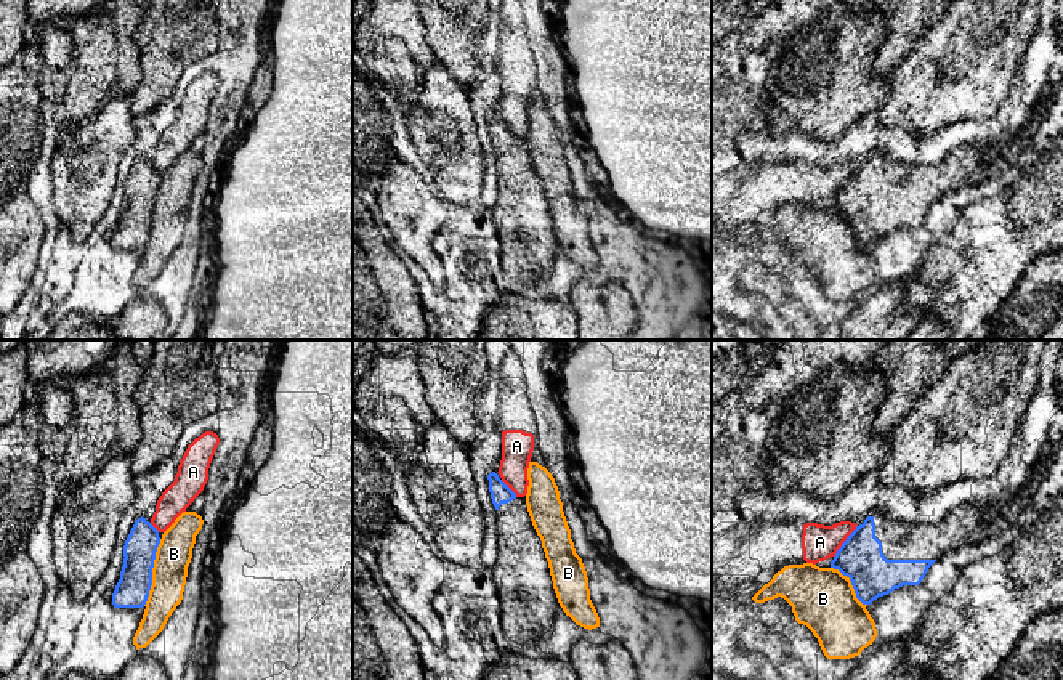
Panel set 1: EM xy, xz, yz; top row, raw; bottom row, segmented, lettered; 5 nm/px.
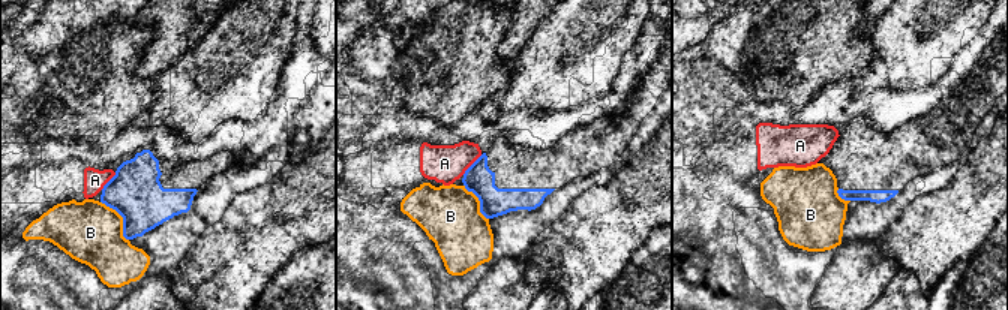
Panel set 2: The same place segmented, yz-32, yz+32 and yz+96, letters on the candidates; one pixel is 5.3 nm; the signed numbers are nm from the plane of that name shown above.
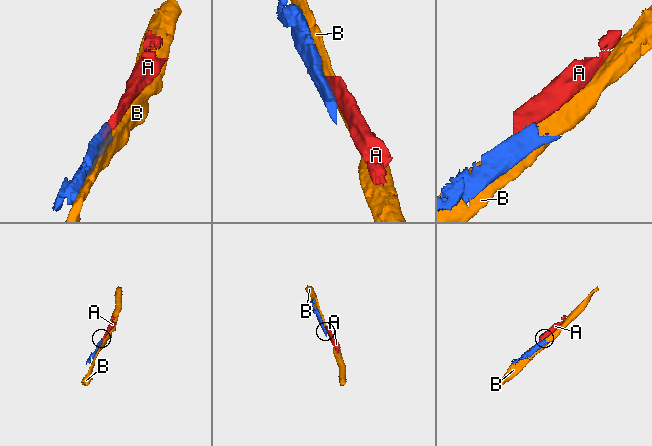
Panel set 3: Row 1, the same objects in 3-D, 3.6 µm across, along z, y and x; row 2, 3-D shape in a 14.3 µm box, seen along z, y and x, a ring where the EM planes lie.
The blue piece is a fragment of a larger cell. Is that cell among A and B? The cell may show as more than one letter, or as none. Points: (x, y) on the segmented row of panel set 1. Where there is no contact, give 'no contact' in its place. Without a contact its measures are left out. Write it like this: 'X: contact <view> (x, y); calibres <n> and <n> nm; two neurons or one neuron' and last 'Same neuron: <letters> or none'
A: contact yz (845, 541); calibres 220 and 180 nm; two neurons
B: contact xy (151, 573); calibres 170 and 180 nm; two neurons
Same neuron: none

